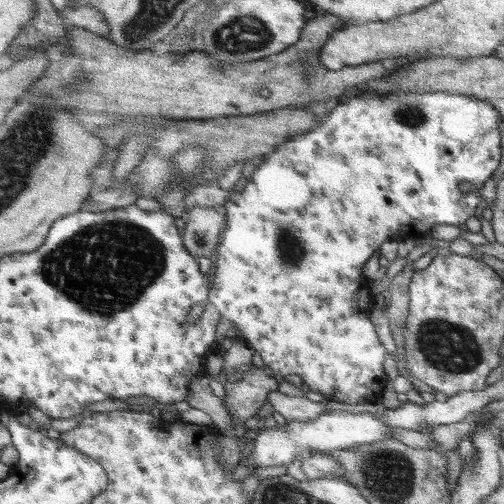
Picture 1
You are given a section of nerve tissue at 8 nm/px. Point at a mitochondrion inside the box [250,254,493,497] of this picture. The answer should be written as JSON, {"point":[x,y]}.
{"point":[451,348]}

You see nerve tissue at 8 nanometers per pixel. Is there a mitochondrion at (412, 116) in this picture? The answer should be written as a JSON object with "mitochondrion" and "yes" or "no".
{"mitochondrion":"yes"}

